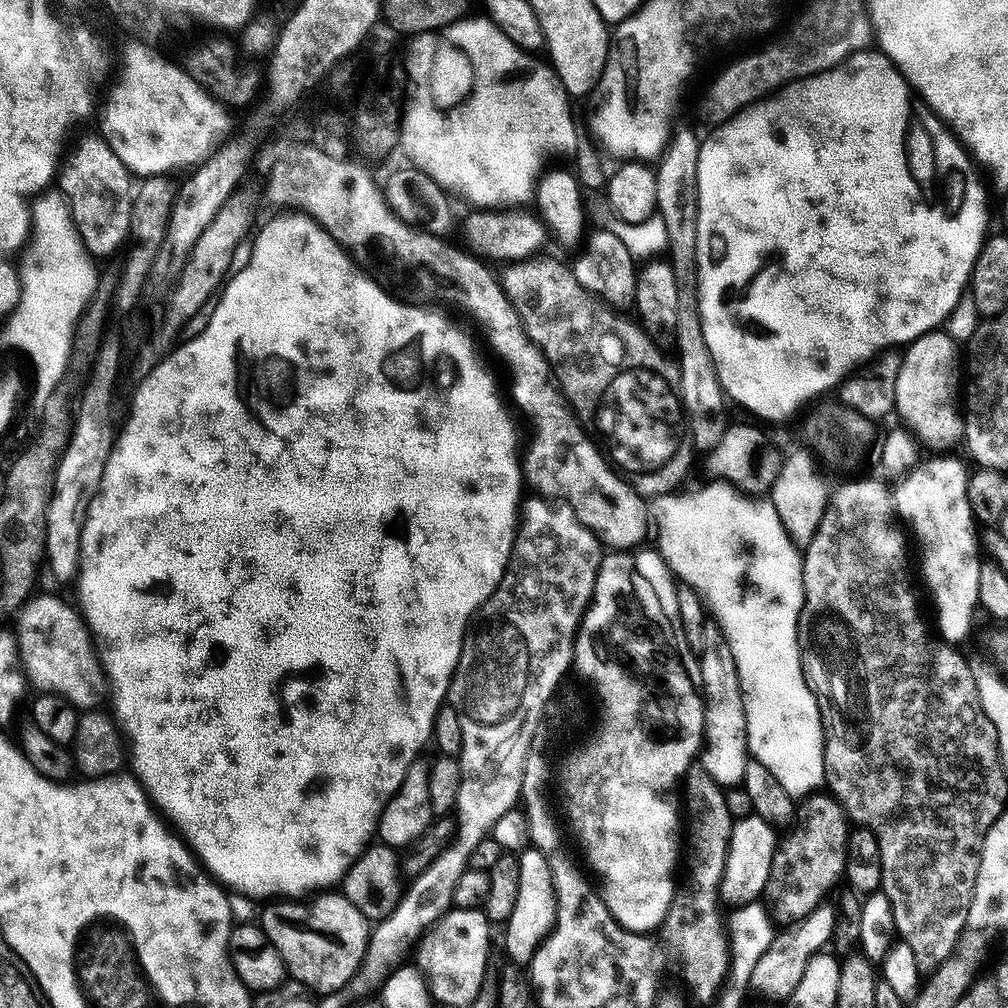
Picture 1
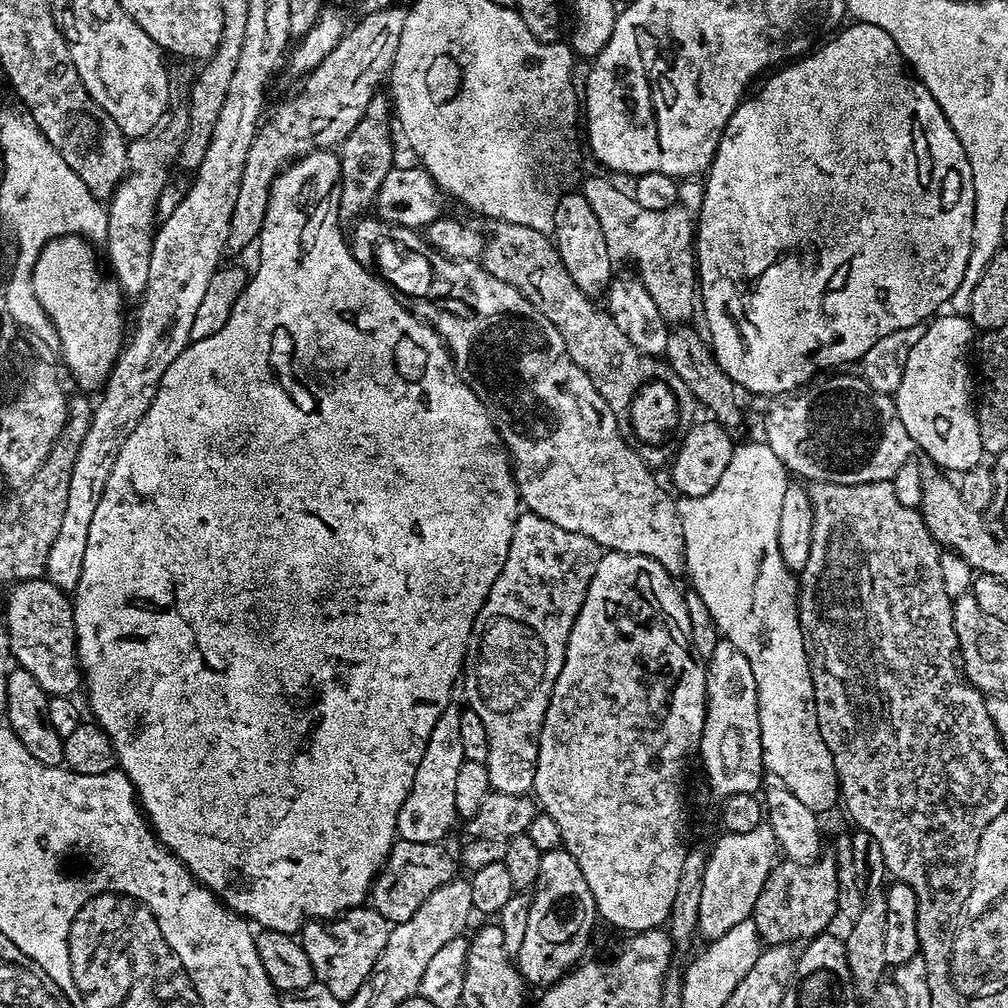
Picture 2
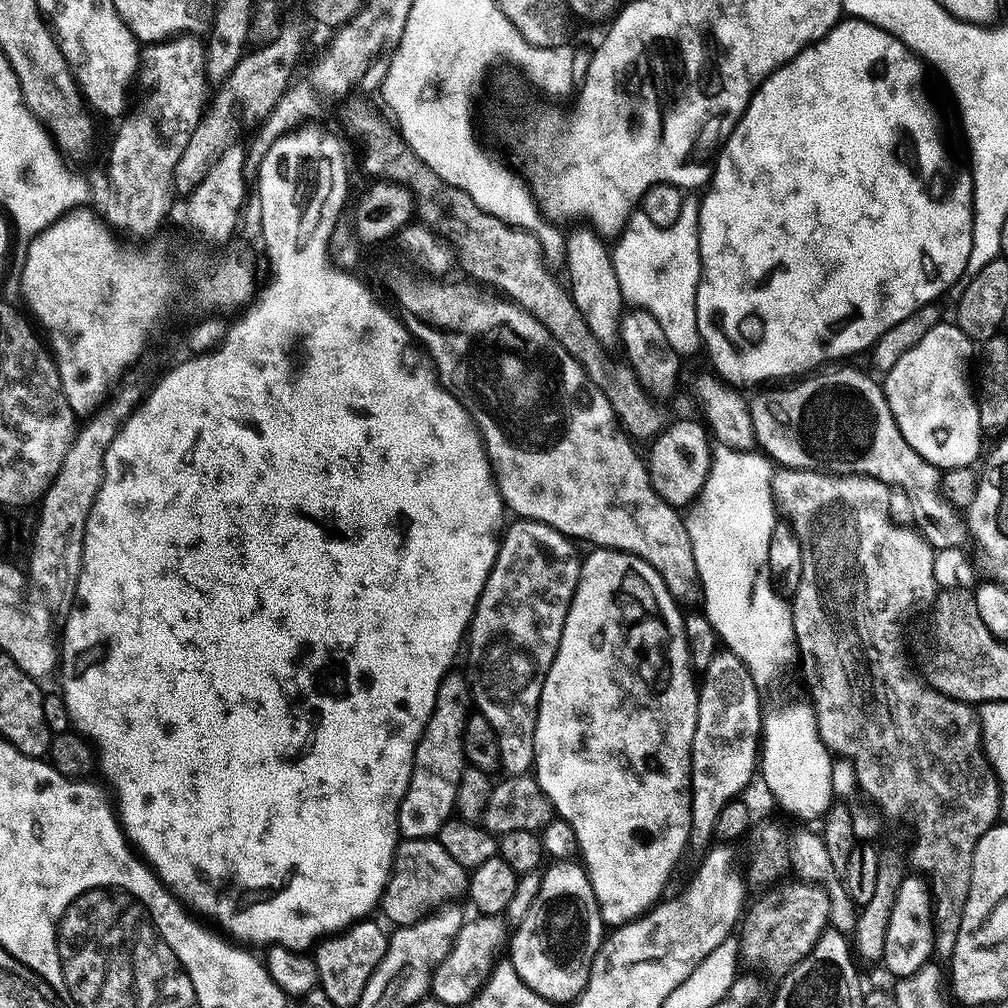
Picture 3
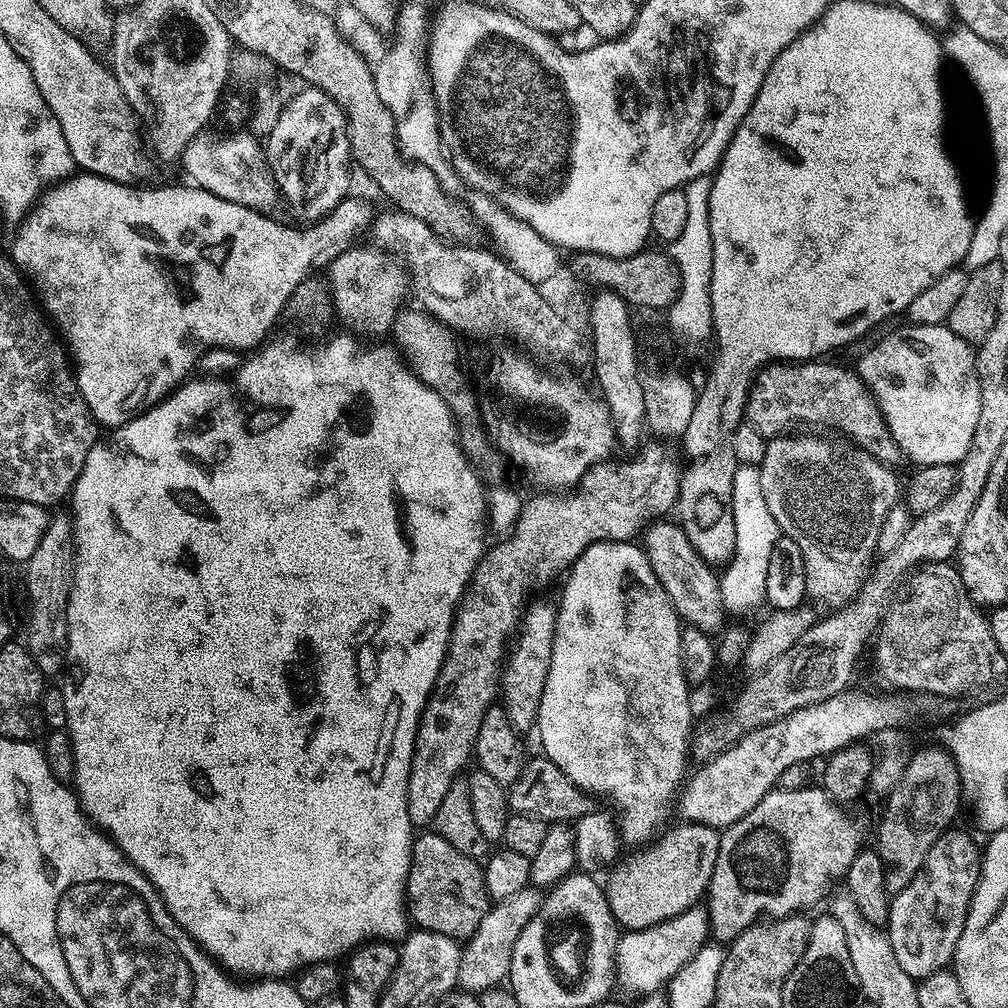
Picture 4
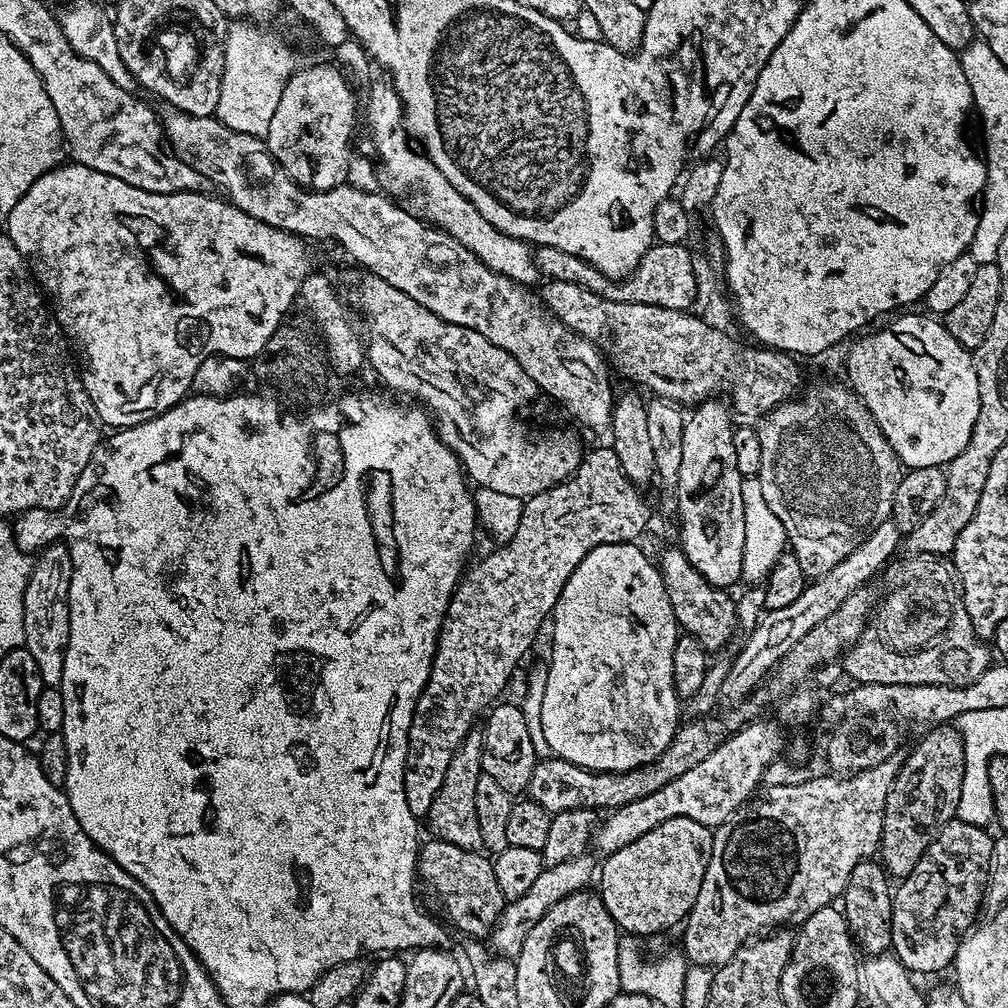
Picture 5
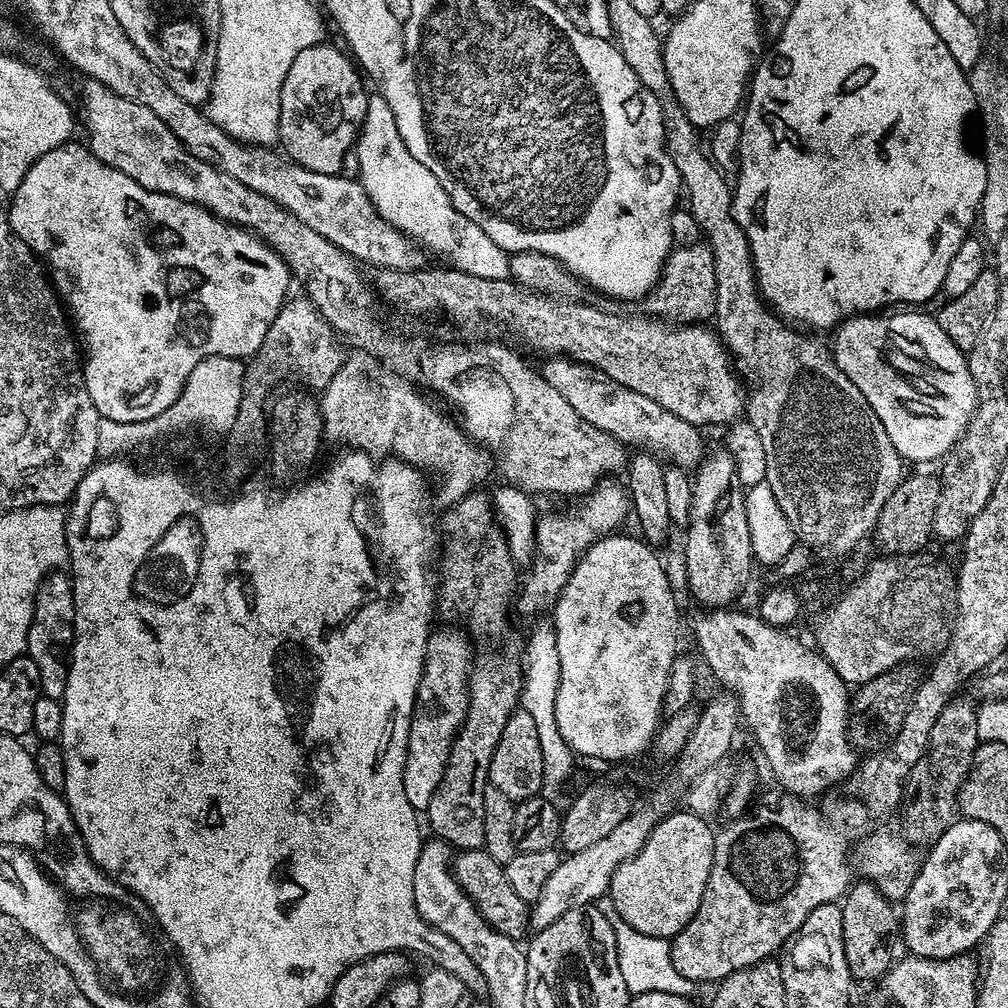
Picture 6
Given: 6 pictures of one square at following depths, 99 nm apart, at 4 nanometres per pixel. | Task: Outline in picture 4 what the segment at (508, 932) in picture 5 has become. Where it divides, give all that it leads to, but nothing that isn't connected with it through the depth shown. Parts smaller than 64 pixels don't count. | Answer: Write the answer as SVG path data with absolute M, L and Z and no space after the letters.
M527 887L490 906L484 918L480 920L477 930L461 949L457 980L461 991L483 994L495 989L507 979L514 942L518 940L518 936L536 913L539 901L537 891Z

